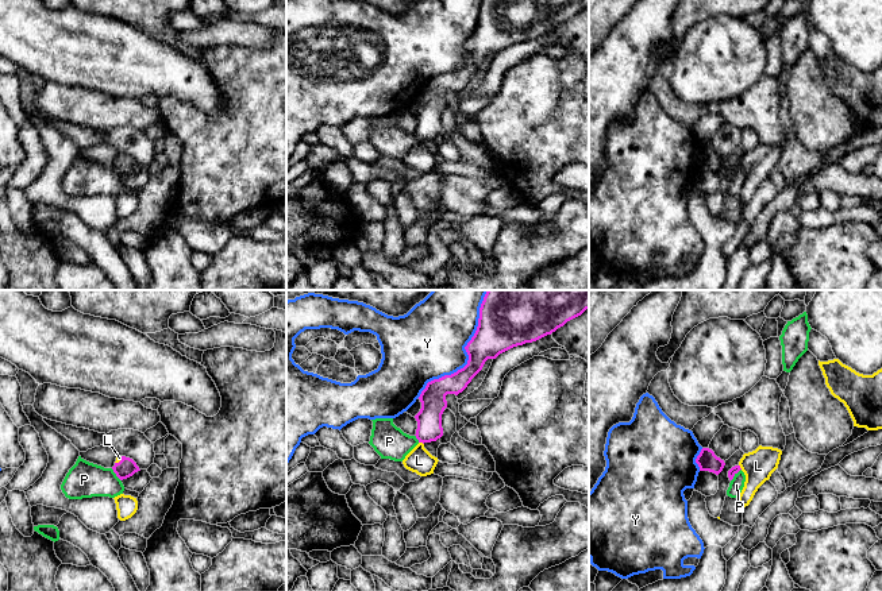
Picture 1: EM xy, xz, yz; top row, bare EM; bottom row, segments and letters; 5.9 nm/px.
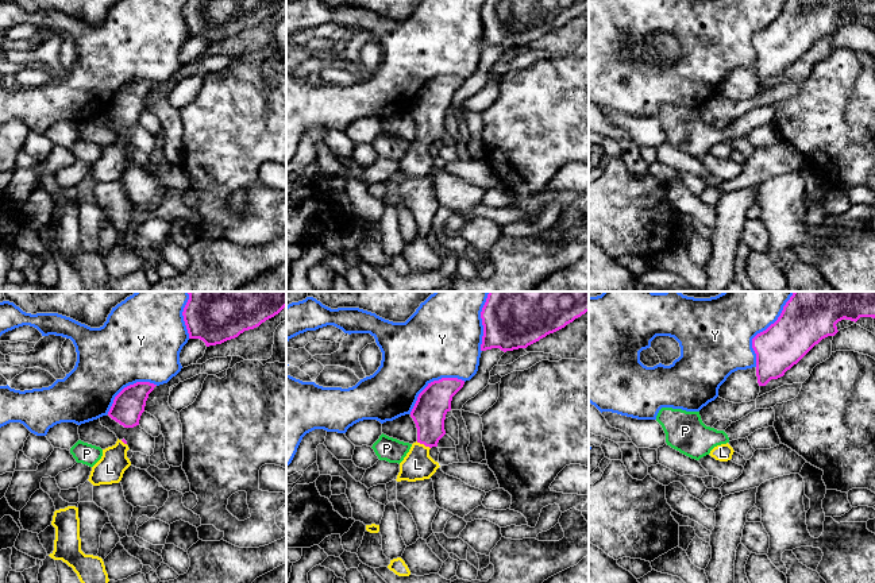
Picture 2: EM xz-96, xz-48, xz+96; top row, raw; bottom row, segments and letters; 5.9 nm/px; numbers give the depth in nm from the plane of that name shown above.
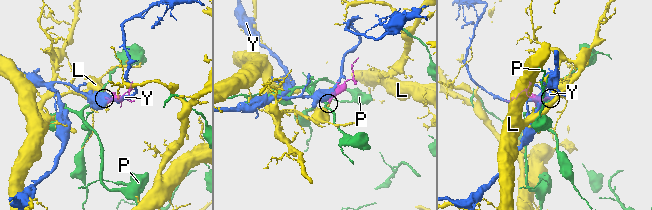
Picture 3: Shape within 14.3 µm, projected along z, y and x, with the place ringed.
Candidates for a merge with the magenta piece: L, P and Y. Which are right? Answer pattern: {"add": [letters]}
{"add": ["L"]}

